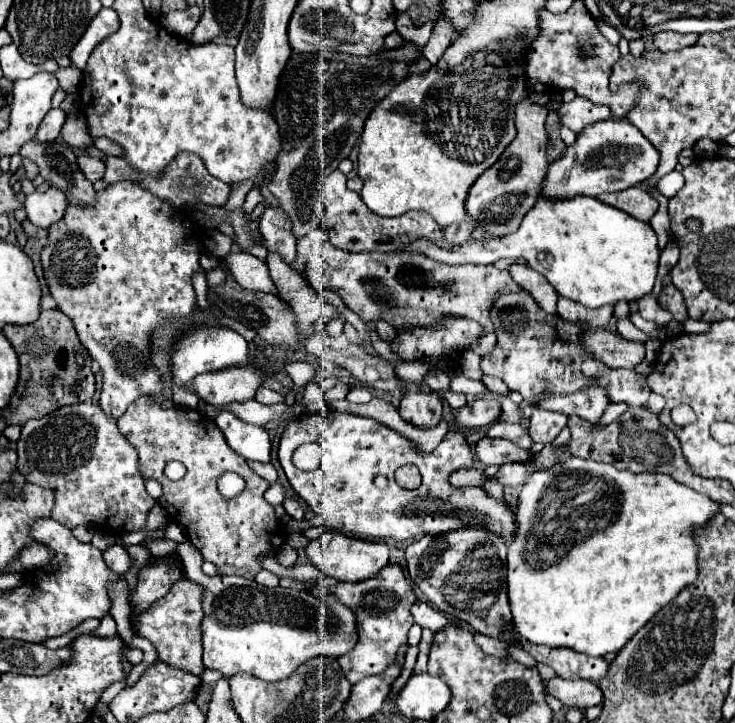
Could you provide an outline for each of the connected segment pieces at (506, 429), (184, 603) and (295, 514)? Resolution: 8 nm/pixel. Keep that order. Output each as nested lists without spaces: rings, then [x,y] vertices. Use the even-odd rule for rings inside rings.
[[[493,422],[487,430],[487,436],[491,438],[507,438],[523,448],[531,448],[533,446],[533,440],[531,436],[527,434],[527,430],[523,426],[515,426],[515,424],[499,424],[499,422]]]
[[[183,578],[175,582],[175,586],[171,586],[165,598],[153,602],[151,608],[139,612],[137,616],[131,614],[133,632],[147,638],[155,646],[161,662],[167,662],[169,666],[181,668],[195,676],[199,676],[205,670],[201,662],[201,652],[203,652],[201,650],[201,620],[203,620],[201,600],[203,600],[203,586],[199,586],[189,578]]]
[[[287,498],[285,502],[283,502],[283,508],[287,510],[287,514],[293,518],[293,520],[303,520],[303,508],[301,508],[301,504],[297,504],[297,500],[291,500],[291,498]]]

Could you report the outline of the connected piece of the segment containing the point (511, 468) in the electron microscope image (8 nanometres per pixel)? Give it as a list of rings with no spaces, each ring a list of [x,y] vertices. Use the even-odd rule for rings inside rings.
[[[507,464],[507,466],[501,466],[497,478],[505,486],[523,486],[527,474],[529,472],[527,472],[525,464]]]

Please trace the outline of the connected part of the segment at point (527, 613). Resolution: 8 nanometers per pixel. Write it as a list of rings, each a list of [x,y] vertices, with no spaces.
[[[571,456],[559,466],[551,466],[531,474],[529,482],[523,486],[519,494],[519,504],[515,514],[519,522],[519,530],[511,540],[509,552],[507,552],[507,588],[509,588],[509,606],[513,614],[515,634],[525,638],[531,644],[543,644],[549,648],[571,648],[587,656],[605,656],[607,652],[619,652],[633,638],[633,634],[651,620],[653,614],[657,614],[665,604],[669,604],[675,598],[675,594],[683,586],[689,586],[689,582],[695,582],[697,548],[693,544],[691,532],[693,532],[693,526],[705,524],[717,512],[719,512],[719,506],[709,496],[703,496],[689,486],[677,484],[667,474],[651,474],[651,472],[633,474],[629,470],[617,470],[615,466],[605,462],[579,460]]]

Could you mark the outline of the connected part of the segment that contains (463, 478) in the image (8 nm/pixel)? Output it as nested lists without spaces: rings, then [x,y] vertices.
[[[461,470],[451,476],[451,482],[455,486],[467,486],[467,484],[479,484],[483,486],[483,476],[477,470]]]

